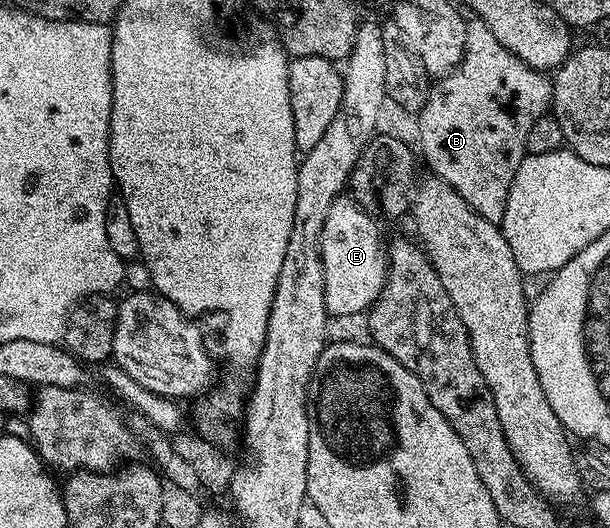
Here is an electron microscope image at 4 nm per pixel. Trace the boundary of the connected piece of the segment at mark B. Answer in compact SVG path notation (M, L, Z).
M473 18L466 26L464 56L457 67L441 75L428 88L426 105L418 113L420 119L419 154L428 162L435 178L446 181L486 221L499 225L502 213L506 213L506 197L510 193L510 181L518 173L518 165L526 154L526 137L530 125L538 117L549 114L552 105L552 79L543 71L526 65L502 41L490 33L482 20Z

